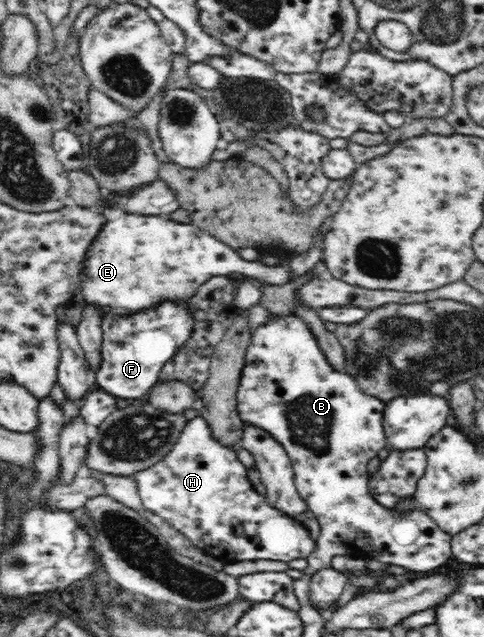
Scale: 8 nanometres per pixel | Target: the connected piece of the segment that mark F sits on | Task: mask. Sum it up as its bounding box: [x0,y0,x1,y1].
[95,300,194,402]

